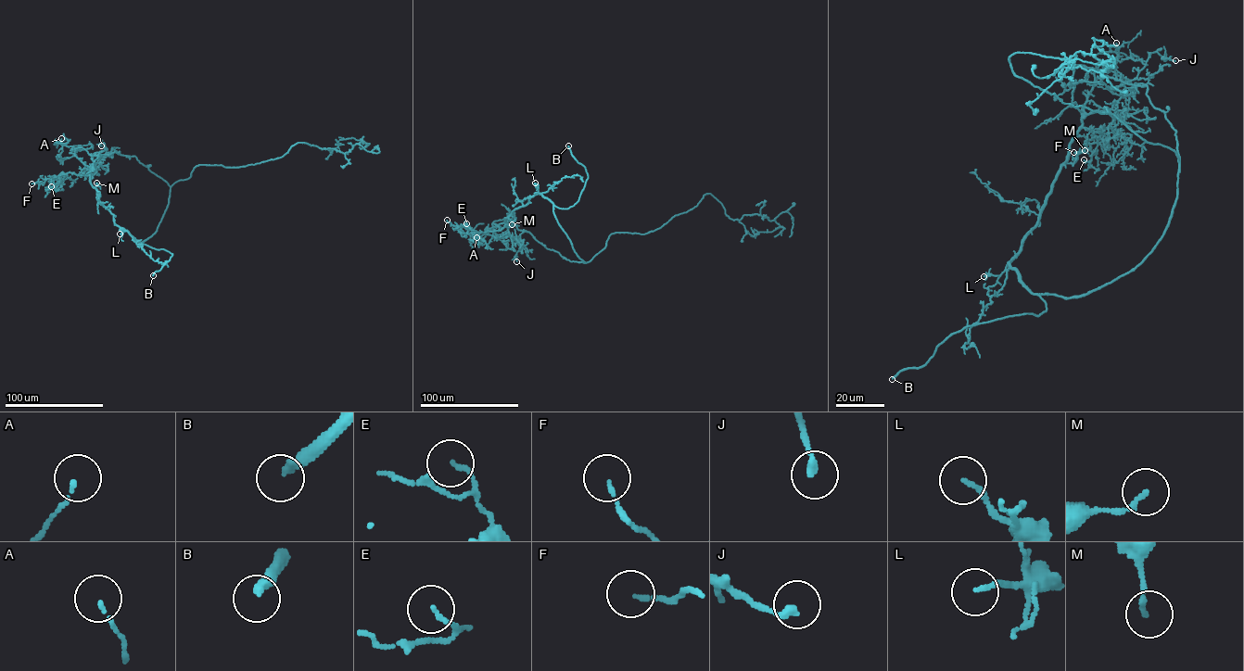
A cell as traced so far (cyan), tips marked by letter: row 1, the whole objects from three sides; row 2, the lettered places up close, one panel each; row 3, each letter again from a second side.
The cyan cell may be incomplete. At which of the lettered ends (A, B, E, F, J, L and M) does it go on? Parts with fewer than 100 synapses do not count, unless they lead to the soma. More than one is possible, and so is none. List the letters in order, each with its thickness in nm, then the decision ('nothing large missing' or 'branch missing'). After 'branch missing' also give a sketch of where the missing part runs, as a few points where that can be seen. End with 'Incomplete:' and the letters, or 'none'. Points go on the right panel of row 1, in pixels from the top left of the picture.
A: 100 nm thick; nothing large missing
B: 320 nm thick; branch missing; missing branch runs (892, 379), (885, 398)
E: 120 nm thick; nothing large missing
F: 120 nm thick; nothing large missing
J: 240 nm thick; nothing large missing
L: 150 nm thick; nothing large missing
M: 140 nm thick; nothing large missing
Incomplete: B

